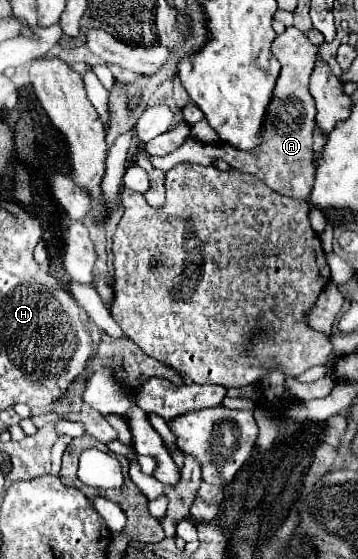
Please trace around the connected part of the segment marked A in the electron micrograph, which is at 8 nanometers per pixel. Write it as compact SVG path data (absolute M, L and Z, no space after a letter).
M288 27L282 35L278 35L272 41L272 55L280 61L282 73L274 89L272 103L268 107L268 115L264 119L264 131L262 131L262 145L252 151L236 151L234 147L222 143L218 147L206 145L200 141L194 141L192 137L178 147L172 155L164 157L150 157L155 168L163 171L172 169L178 163L200 163L200 165L210 165L212 159L222 159L230 167L250 173L264 181L270 189L276 189L282 197L296 197L300 201L308 199L308 193L312 193L312 185L316 179L316 165L314 165L314 153L312 153L312 131L316 127L316 109L314 109L314 99L308 91L308 79L314 69L314 59L316 59L318 47L308 41L306 35L302 35L298 29Z

